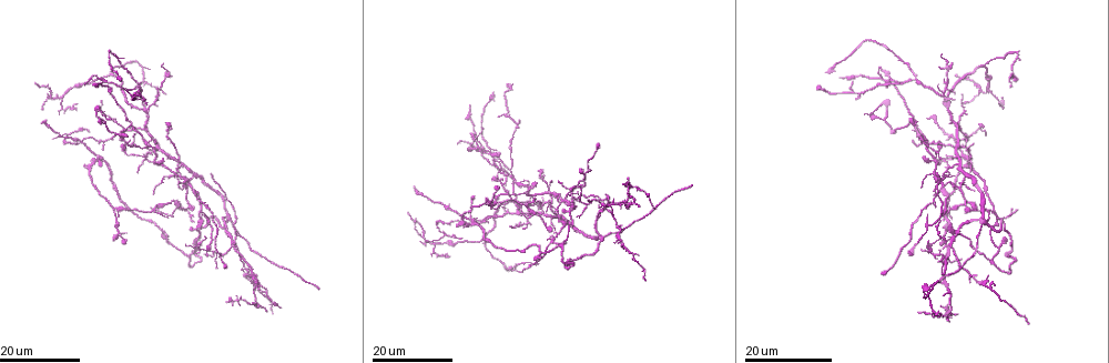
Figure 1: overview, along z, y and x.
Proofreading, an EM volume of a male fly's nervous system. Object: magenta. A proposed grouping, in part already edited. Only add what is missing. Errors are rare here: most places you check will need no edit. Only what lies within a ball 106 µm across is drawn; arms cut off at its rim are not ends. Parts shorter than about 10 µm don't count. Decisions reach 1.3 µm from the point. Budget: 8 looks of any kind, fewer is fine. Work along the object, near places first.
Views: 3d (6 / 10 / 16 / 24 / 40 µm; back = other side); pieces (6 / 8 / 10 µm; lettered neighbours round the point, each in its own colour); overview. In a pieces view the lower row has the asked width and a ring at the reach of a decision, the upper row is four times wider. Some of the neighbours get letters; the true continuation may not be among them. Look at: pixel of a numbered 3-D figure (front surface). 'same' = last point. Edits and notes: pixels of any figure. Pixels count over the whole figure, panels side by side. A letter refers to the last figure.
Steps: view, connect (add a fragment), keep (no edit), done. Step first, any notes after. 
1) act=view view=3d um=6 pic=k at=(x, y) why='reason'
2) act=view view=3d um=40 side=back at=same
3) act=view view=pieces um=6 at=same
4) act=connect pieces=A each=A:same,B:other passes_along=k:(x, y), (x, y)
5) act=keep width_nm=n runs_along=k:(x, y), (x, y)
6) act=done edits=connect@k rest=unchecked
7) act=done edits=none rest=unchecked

act=view view=3d um=24 pic=1 at=(179, 208) why='long arm stops here'

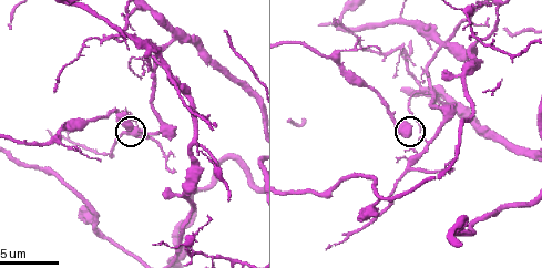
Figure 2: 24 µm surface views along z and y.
act=view view=pieces um=10 pic=2 at=(407, 135)

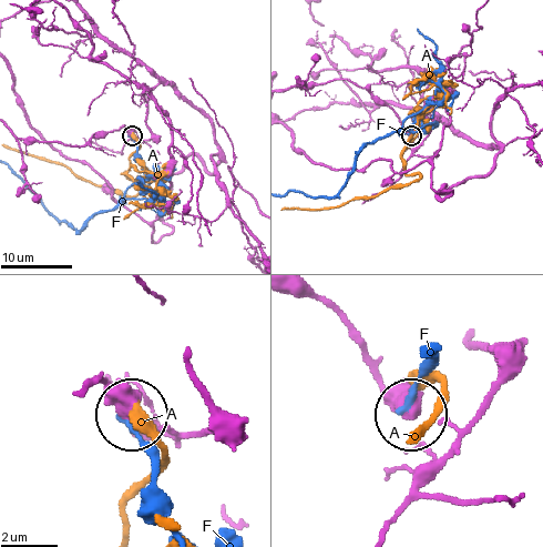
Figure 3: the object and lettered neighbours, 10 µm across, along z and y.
act=keep each=A:other,F:other found='none of them fits'

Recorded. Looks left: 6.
act=view view=3d um=24 pic=1 at=(102, 149)

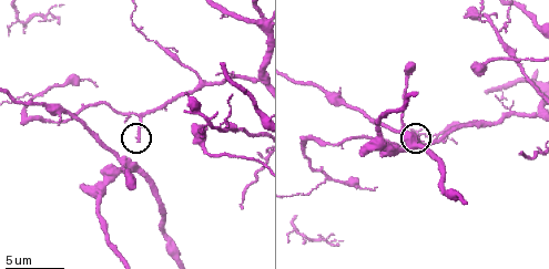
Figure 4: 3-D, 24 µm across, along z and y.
act=view view=pieces um=6 pic=4 at=(138, 142)

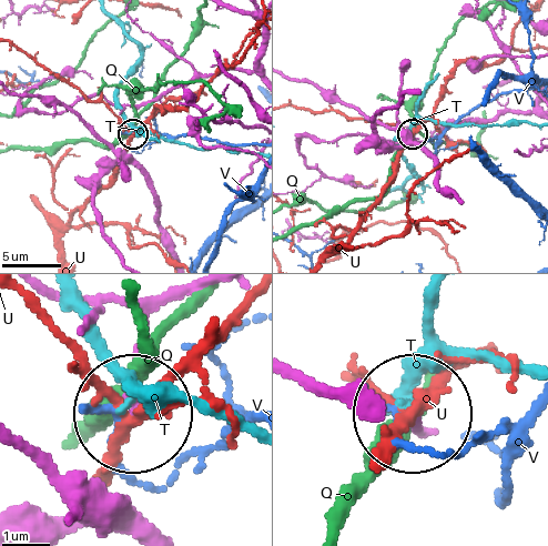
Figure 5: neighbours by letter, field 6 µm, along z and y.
act=keep width_nm=190 each=Q:other,T:other,U:other,V:other found='none of them fits'

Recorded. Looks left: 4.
act=view view=3d um=24 pic=1 at=(582, 171) why='an open end'

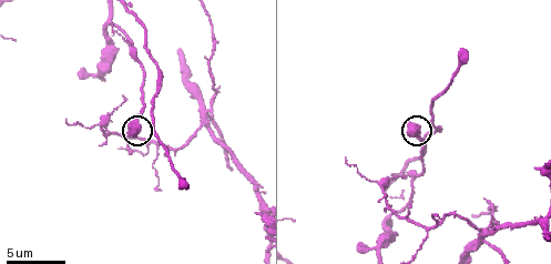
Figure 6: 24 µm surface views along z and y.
act=view view=pieces um=10 pic=6 at=(411, 127)

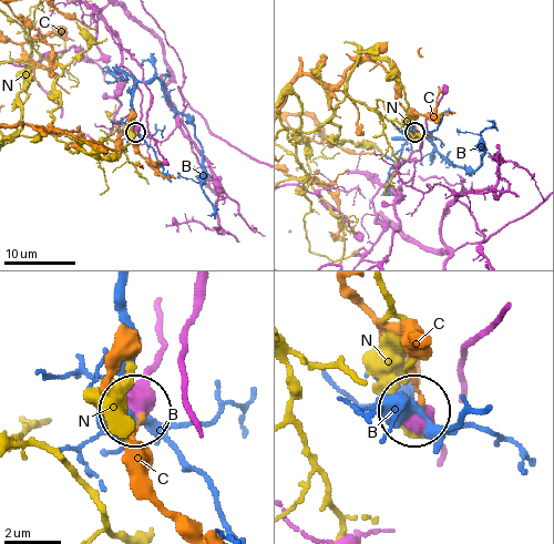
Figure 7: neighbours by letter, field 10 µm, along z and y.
act=keep each=B:other,C:other,N:other found='none of them fits'

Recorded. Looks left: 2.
act=view view=pieces um=10 pic=2 at=(504, 27) why='free end'

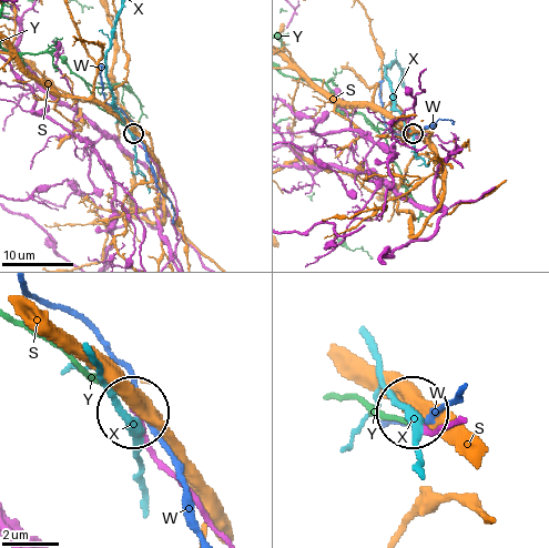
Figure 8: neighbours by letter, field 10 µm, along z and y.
act=keep each=S:other,W:other,X:other,Y:other runs_along=8:(224, 534), (160, 463), (133, 415) found='no lettered fragment goes on from it'

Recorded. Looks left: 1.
act=done edits=none rest=unchecked

